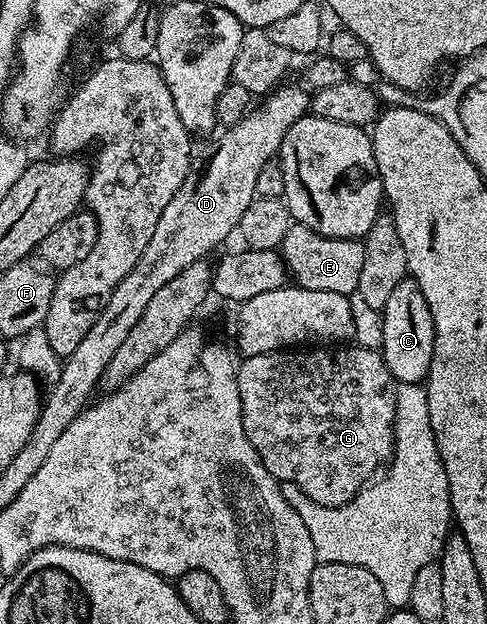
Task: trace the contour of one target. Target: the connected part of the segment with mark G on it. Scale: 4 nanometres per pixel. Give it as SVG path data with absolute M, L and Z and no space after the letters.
M307 346L302 350L266 352L265 354L246 357L238 365L237 382L241 394L241 422L245 426L245 438L249 438L253 450L257 450L265 470L269 470L269 474L273 474L273 478L277 481L293 482L297 486L301 486L303 493L309 498L313 498L313 502L334 508L349 502L361 489L372 483L376 473L390 461L395 449L395 393L397 382L393 378L393 374L389 374L389 366L385 366L382 351L358 346Z

